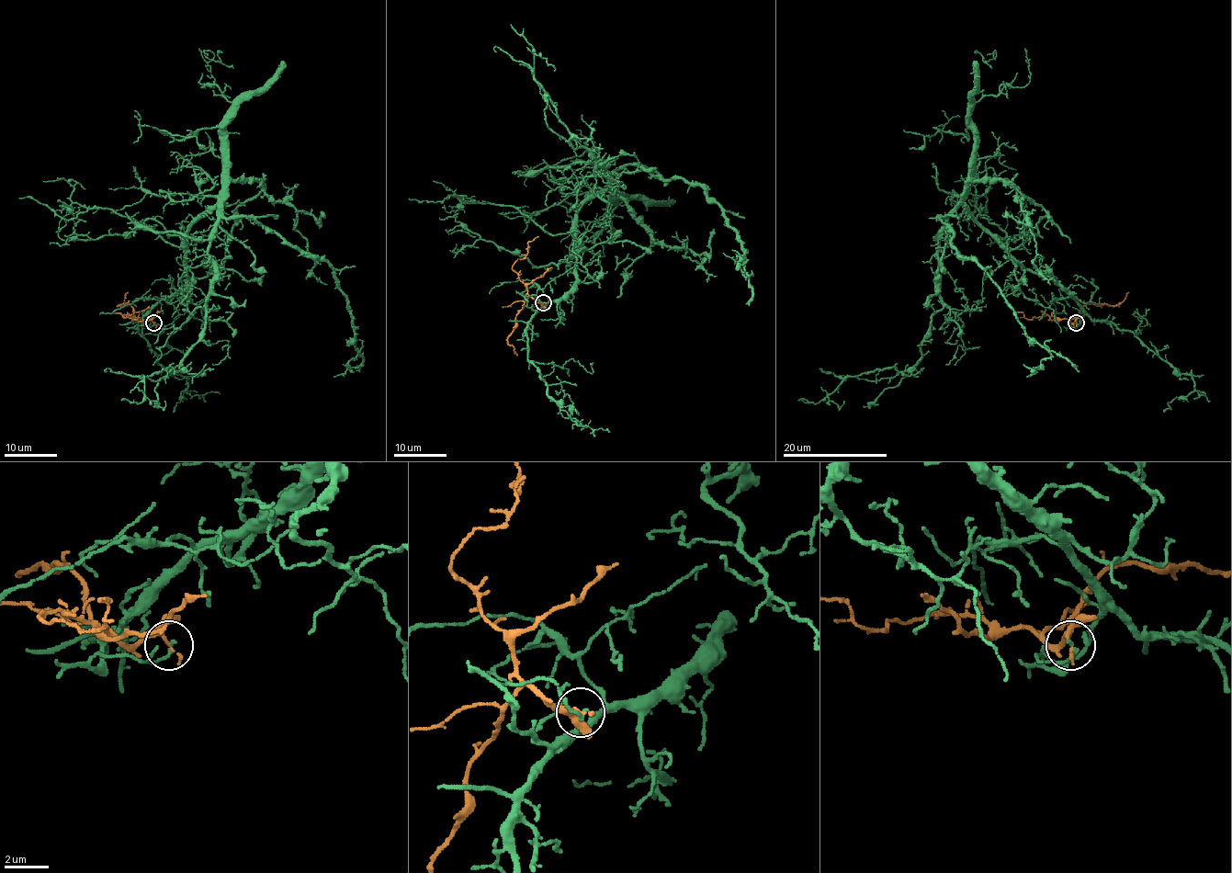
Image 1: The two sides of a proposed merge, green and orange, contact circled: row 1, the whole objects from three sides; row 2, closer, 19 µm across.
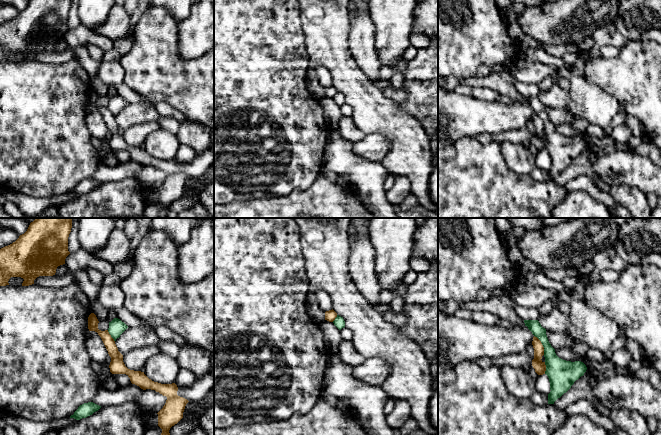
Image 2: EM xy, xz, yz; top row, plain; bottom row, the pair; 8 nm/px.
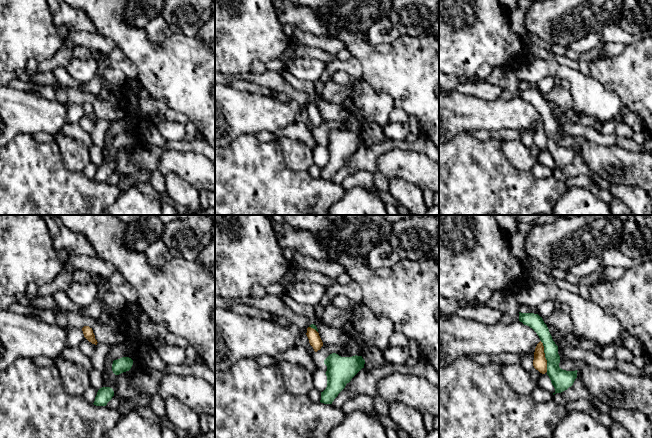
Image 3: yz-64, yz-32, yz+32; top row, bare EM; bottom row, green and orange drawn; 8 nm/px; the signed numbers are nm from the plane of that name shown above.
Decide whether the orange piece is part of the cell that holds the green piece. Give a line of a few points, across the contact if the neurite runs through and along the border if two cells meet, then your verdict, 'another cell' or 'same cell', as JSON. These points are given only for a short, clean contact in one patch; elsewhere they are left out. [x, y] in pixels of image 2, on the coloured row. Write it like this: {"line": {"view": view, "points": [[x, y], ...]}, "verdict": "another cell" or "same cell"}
{"line": {"view": "yz", "points": [[534, 335], [540, 341], [544, 354]]}, "verdict": "another cell"}

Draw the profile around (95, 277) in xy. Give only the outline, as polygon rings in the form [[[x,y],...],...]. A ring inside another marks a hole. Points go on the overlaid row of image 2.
[[[86,267],[84,270],[87,272],[88,277],[93,284],[99,287],[102,286],[104,276],[100,272],[91,267]]]

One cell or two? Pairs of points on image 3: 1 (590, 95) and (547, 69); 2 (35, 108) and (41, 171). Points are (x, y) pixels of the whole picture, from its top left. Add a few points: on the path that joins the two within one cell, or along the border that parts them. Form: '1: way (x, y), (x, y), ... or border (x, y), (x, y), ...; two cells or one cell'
1: way (579, 84), (569, 74), (558, 71); one cell
2: border (32, 135), (18, 133), (10, 141); two cells

